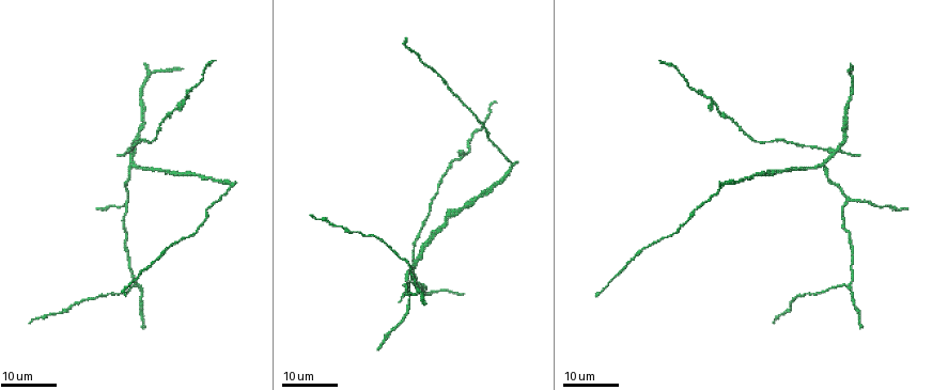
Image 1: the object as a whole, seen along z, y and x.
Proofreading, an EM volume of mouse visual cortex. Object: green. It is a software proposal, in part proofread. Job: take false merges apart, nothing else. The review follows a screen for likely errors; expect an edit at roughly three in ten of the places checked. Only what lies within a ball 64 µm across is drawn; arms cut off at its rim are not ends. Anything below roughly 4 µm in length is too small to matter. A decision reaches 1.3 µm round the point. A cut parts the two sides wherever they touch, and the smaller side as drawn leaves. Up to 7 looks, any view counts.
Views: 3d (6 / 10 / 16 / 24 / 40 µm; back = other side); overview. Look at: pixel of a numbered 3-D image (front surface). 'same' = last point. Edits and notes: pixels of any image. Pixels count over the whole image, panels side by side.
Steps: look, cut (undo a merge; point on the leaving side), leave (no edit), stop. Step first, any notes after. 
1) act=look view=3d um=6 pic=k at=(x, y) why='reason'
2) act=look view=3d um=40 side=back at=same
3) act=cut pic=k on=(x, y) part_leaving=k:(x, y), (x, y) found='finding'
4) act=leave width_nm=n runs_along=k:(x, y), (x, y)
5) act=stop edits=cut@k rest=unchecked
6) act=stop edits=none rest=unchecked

act=look view=3d um=24 pic=1 at=(416, 288) why='three arms meet'

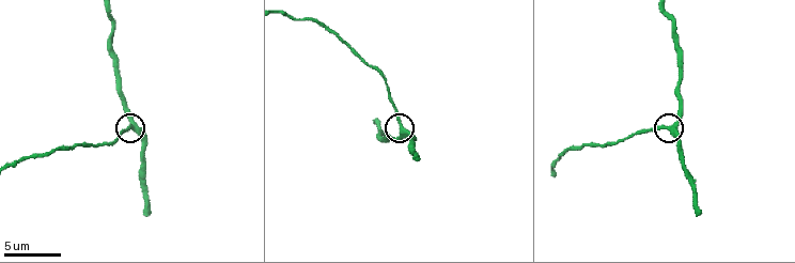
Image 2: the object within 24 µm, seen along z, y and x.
act=look view=3d um=6 pic=2 at=(404, 126) why='closer look'

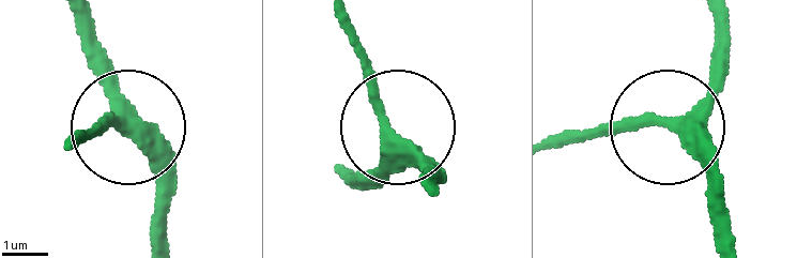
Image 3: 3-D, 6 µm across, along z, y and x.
act=leave runs_along=3:(76, 17), (87, 63), (168, 198) found='one cell here'

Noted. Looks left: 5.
act=look view=3d um=24 pic=1 at=(833, 152) why='four arms meet'

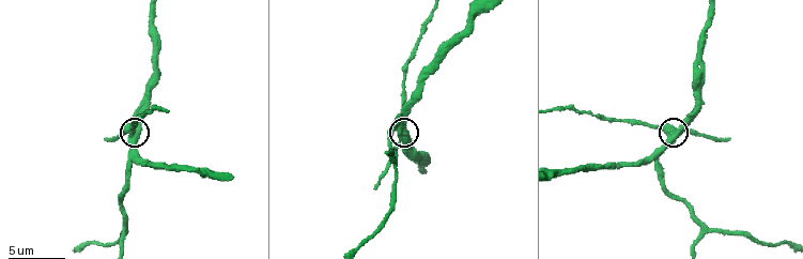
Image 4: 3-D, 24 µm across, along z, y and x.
act=look view=3d um=6 pic=4 at=(401, 137)

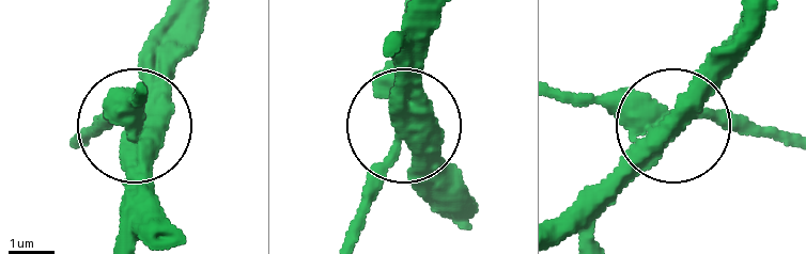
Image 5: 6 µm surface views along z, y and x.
act=look view=3d um=6 side=back pic=5 at=(401, 119)

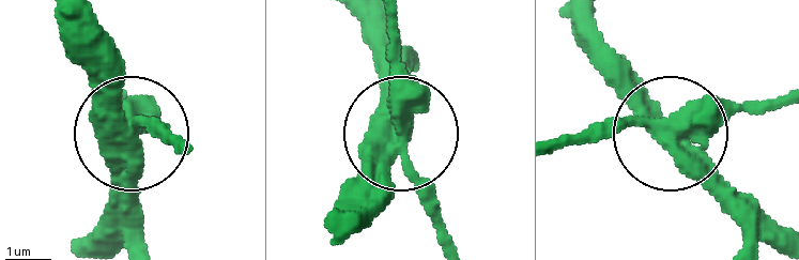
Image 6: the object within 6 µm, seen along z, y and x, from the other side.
act=cut pic=6 on=(152, 119) side_arm_um=23 part_leaving=6:(396, 121), (396, 21) found='a second cell is stuck on'

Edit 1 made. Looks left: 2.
act=look view=3d um=6 pic=4 at=(395, 164) why='arms part here'

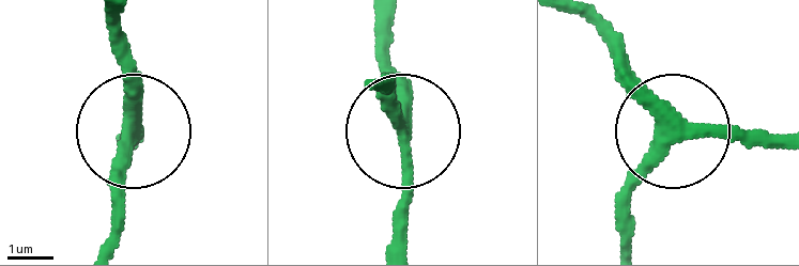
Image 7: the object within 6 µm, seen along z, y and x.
act=look view=3d um=6 side=back pic=7 at=(400, 131) why='from behind'

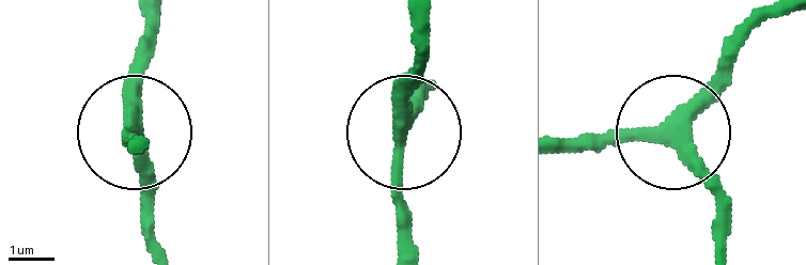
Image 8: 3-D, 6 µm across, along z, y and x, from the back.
act=leave width_nm=290 found='all the same cell'

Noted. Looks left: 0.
act=stop edits=cut@6 rest=unchecked

